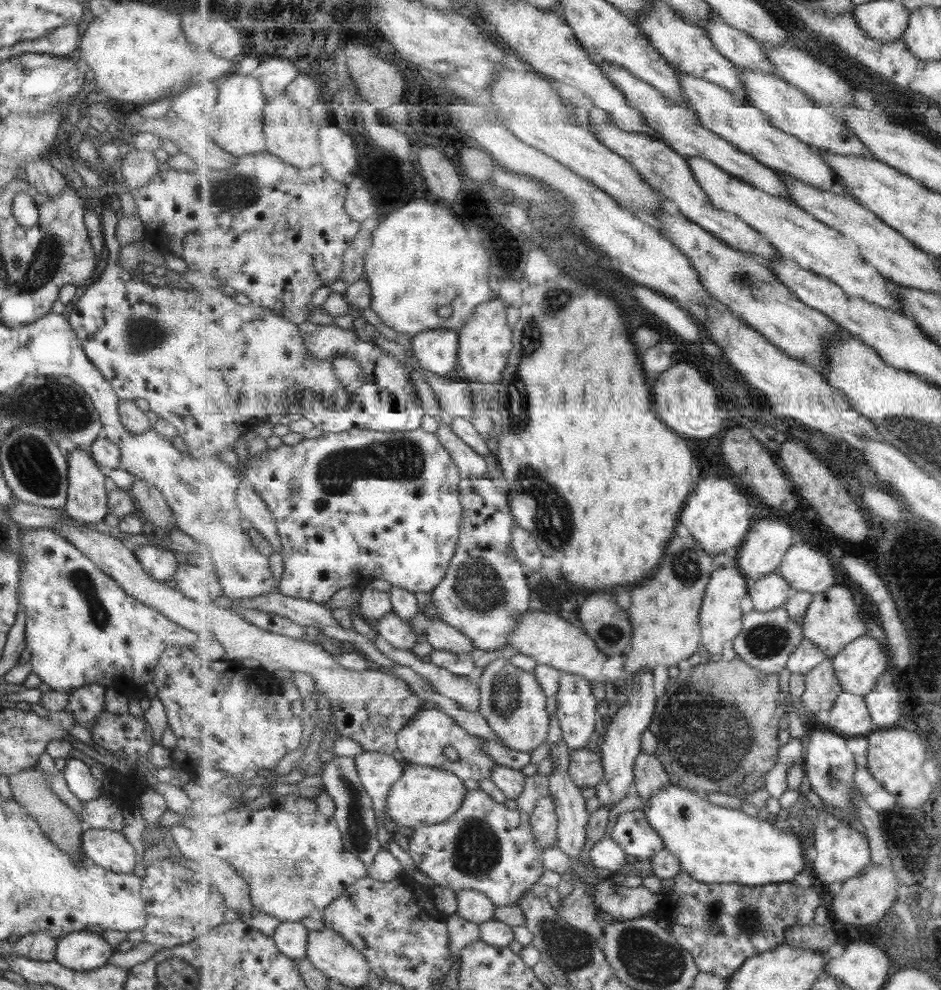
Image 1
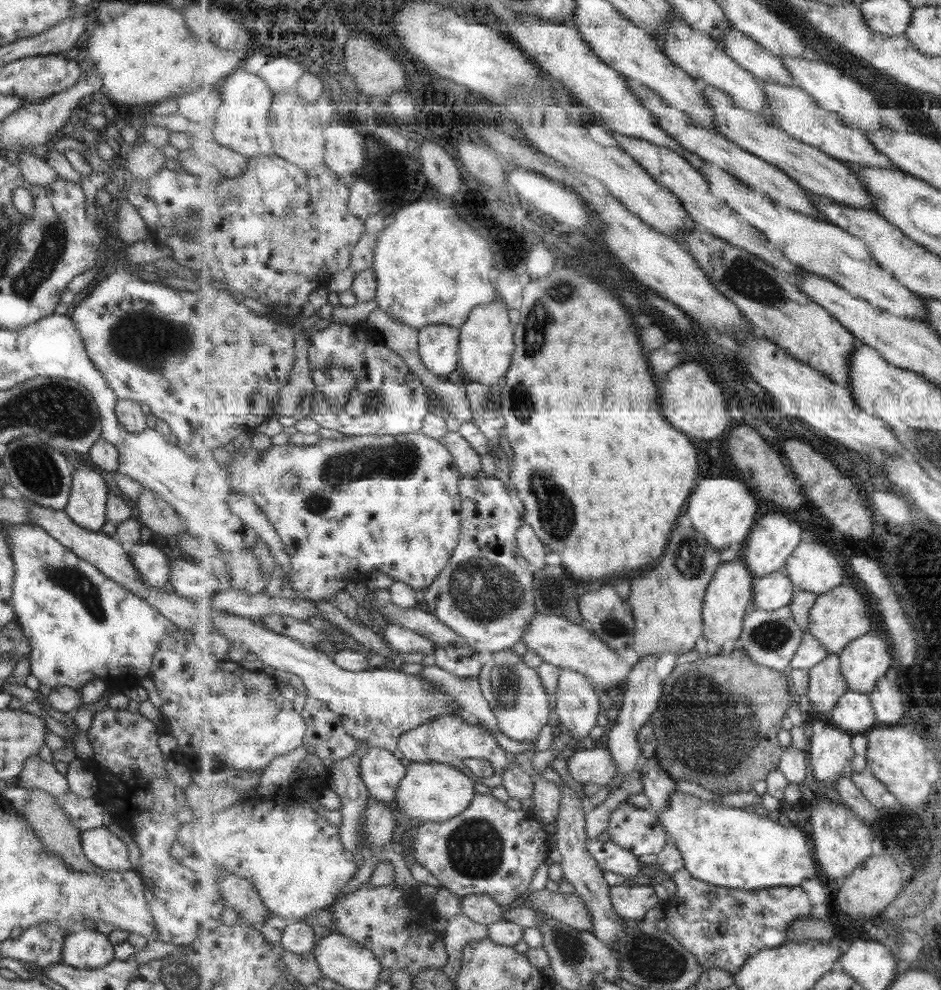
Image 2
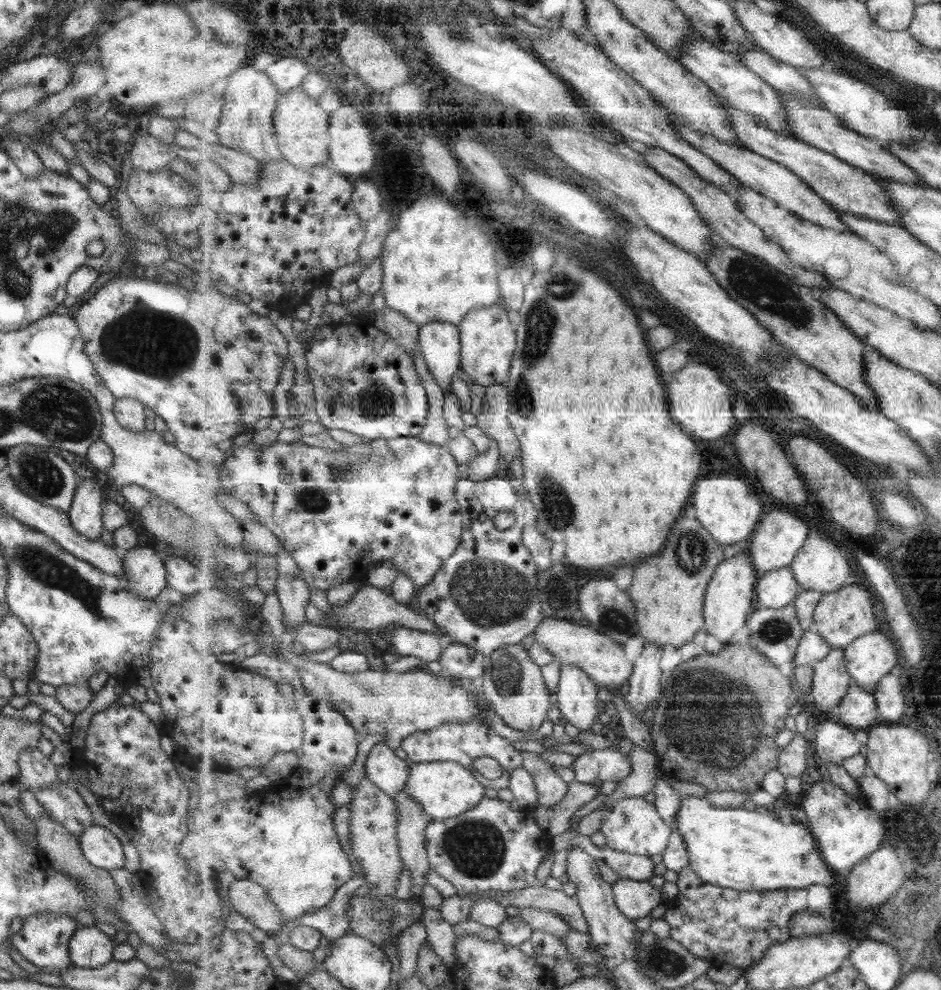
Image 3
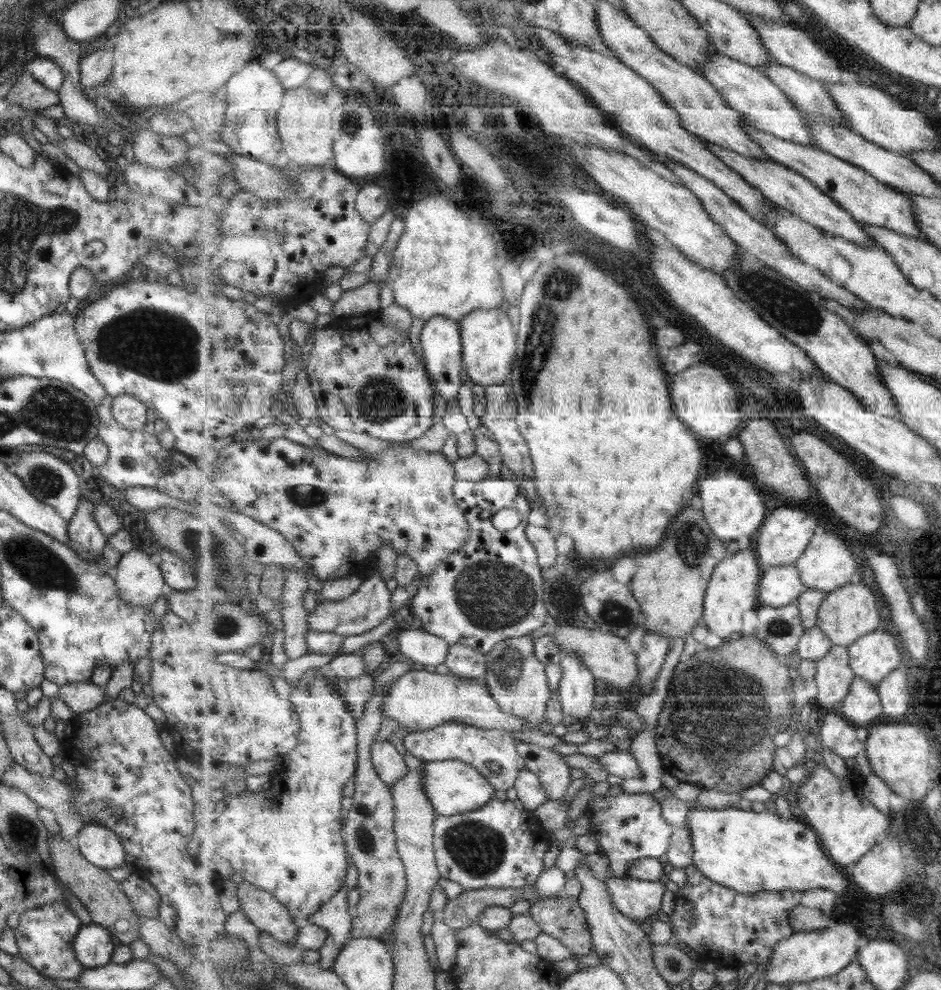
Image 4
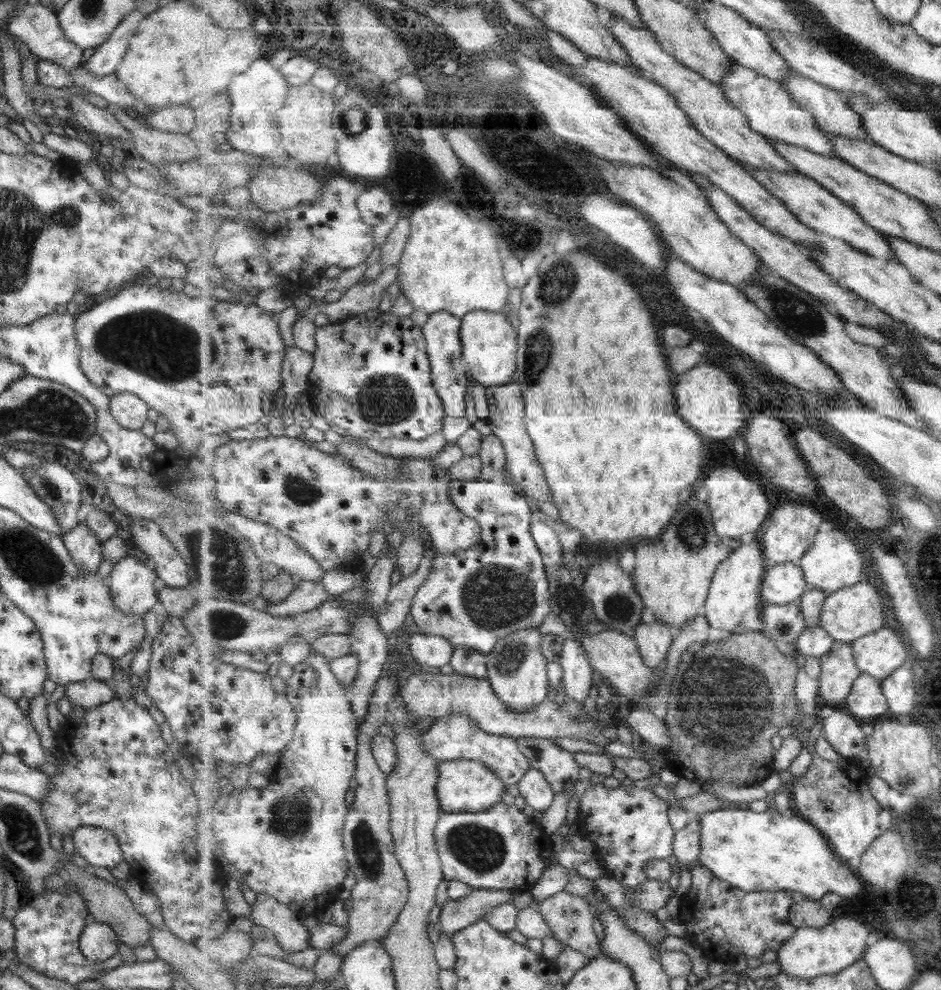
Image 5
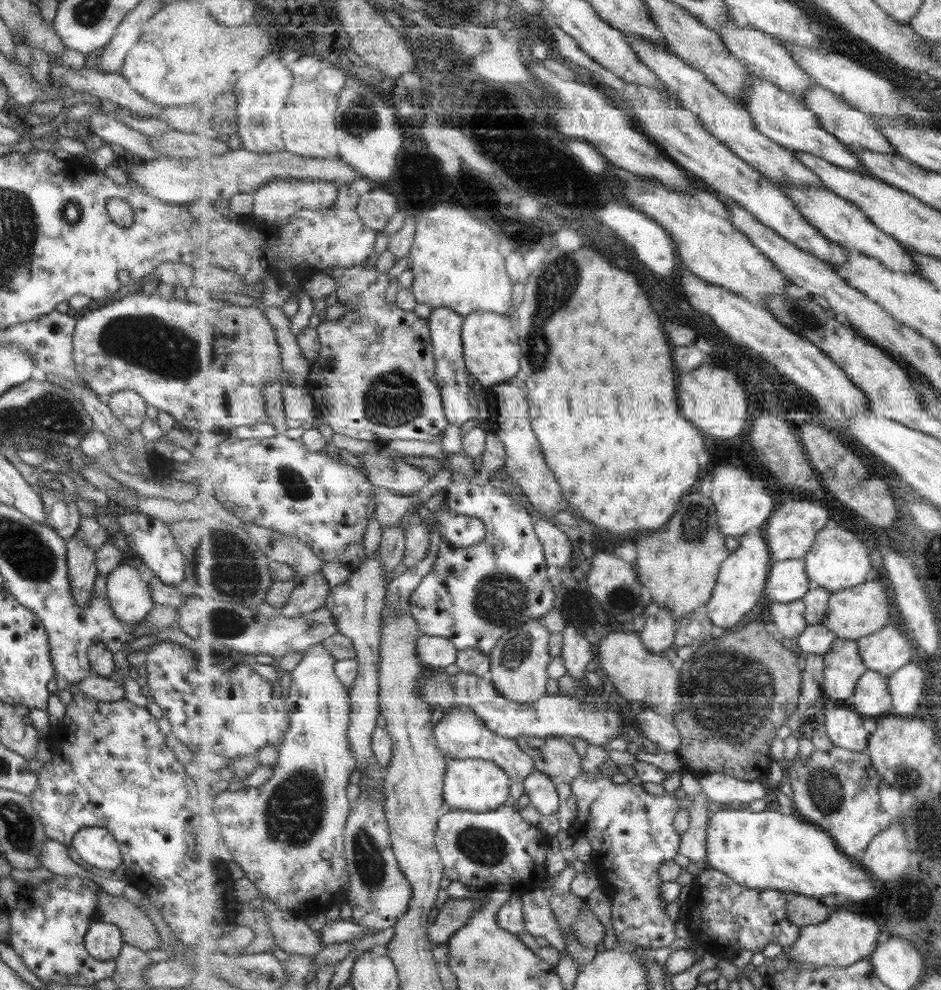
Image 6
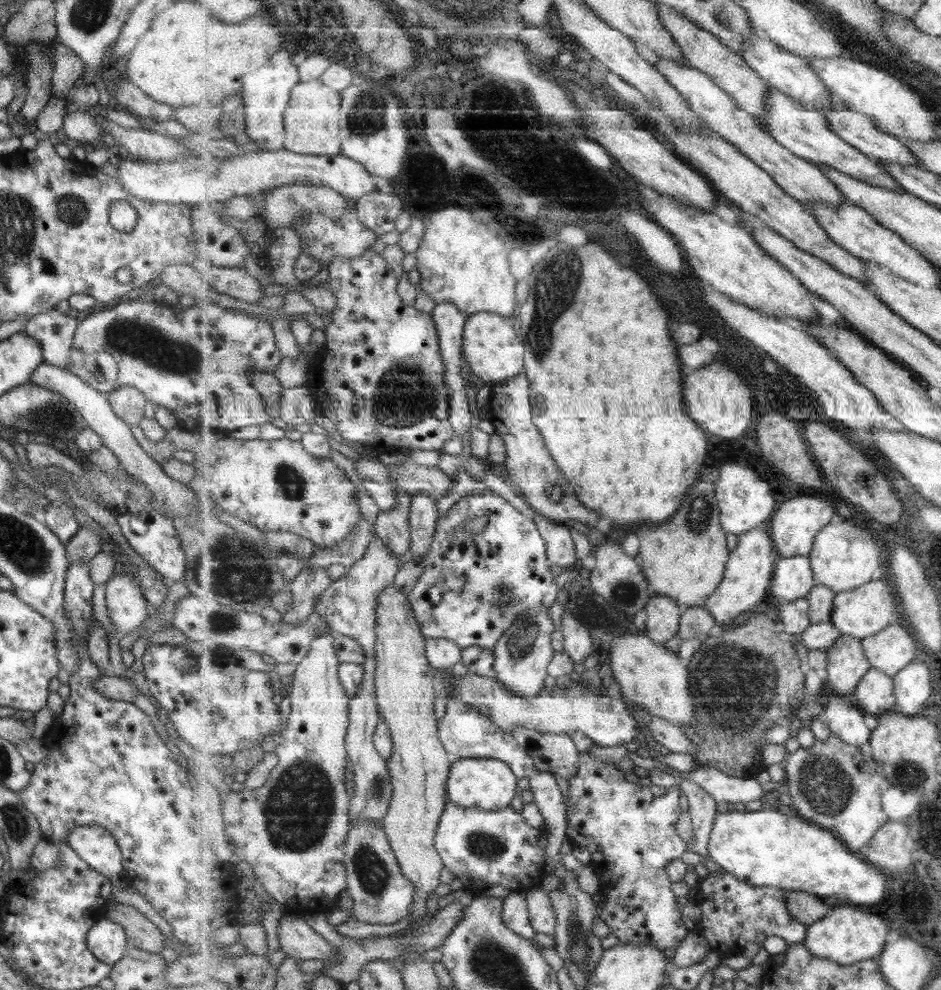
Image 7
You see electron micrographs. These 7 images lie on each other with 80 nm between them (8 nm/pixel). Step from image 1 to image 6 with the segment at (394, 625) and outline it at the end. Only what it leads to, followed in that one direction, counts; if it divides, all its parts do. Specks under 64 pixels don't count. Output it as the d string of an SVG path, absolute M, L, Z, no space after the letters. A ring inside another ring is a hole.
M423 635L419 638L419 657L428 667L447 668L457 665L459 650L447 638Z

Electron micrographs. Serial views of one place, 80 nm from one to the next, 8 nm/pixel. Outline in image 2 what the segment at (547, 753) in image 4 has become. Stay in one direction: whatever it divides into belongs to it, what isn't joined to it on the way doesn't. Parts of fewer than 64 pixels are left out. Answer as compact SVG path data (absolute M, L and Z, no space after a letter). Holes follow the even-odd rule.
M527 765L527 772L531 774L534 779L534 808L535 817L539 820L542 818L546 824L554 824L560 811L560 804L562 801L562 790L559 783L546 780L542 773L533 770Z

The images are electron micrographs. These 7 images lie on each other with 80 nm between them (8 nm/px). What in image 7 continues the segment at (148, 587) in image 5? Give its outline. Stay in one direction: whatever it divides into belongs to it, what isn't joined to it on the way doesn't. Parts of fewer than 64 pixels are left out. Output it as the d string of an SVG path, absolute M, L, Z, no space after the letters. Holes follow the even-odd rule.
M112 573L107 579L105 602L111 624L124 634L141 628L150 609L142 588L129 573Z

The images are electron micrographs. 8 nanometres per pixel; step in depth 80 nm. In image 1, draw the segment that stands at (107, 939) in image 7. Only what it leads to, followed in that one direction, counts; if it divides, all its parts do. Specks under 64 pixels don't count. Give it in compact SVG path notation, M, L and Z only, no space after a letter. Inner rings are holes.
M79 931L63 935L58 939L53 961L63 968L85 972L105 965L111 953L109 944L101 935Z

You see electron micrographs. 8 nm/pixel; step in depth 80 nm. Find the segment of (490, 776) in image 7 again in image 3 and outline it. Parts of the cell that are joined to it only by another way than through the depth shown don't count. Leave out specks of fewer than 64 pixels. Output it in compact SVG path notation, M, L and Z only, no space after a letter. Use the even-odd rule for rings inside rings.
M459 762L413 763L406 792L416 798L435 821L453 818L474 809L485 798L485 787L476 774Z

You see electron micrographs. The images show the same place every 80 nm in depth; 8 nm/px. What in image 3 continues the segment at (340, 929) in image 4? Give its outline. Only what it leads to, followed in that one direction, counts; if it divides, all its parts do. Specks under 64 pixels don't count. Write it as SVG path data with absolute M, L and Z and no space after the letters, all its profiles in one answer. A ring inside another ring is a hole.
M356 872L349 882L339 887L330 905L318 912L302 916L301 920L295 920L295 924L297 926L305 924L305 926L320 930L331 946L334 940L349 934L350 922L346 915L347 908L354 897L353 894L367 883L367 879L361 873Z

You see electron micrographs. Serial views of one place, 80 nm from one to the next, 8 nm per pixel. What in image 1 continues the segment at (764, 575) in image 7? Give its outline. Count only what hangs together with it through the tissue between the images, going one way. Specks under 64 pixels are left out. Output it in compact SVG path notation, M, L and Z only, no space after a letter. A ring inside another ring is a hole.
M738 565L716 568L707 585L706 596L702 604L700 622L702 624L702 645L711 655L711 660L721 661L725 642L734 640L745 628L741 600L749 595L749 581Z

